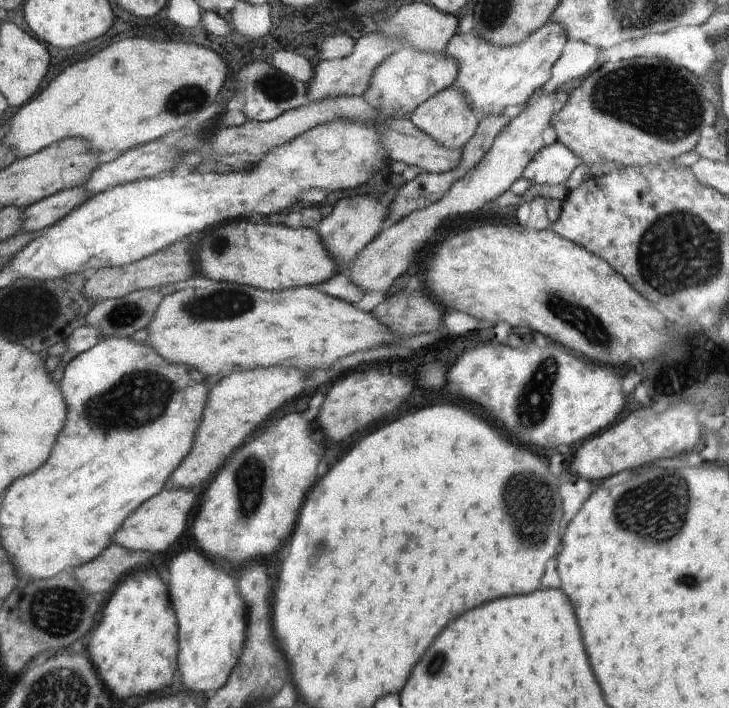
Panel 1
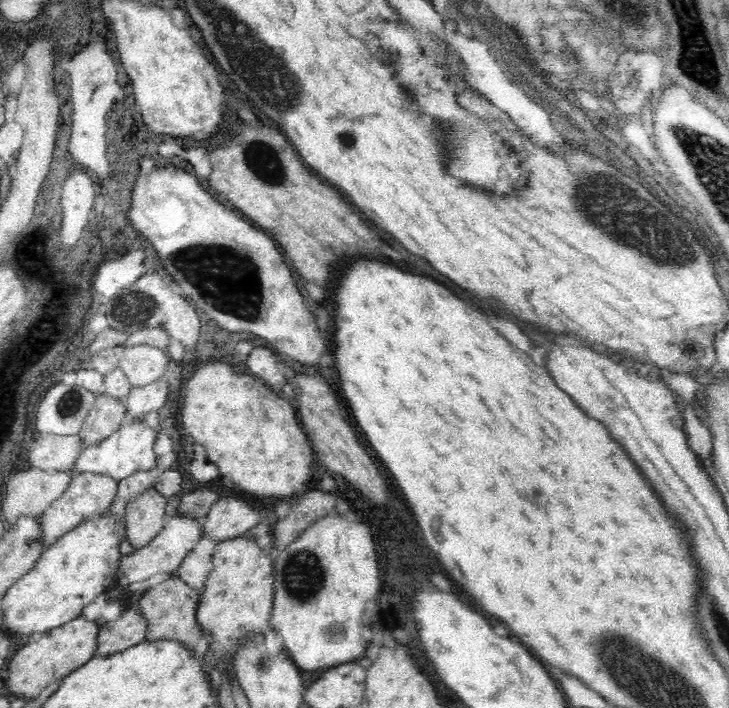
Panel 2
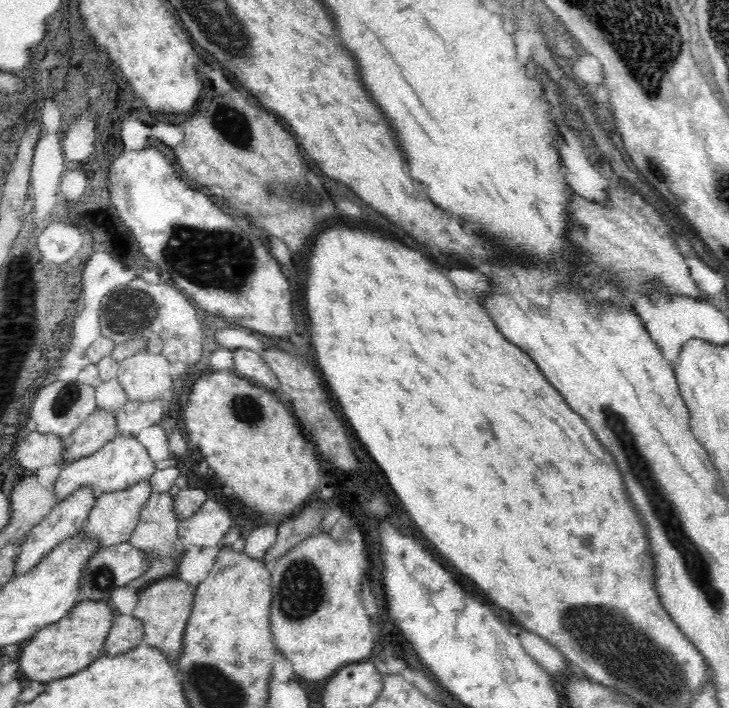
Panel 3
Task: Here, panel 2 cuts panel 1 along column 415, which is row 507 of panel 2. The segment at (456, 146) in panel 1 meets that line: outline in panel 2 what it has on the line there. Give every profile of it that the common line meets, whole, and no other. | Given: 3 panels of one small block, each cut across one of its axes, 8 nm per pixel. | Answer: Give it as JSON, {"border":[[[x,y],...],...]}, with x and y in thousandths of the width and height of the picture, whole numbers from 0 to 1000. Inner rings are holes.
{"border":[[[211,660],[206,664],[185,667],[169,675],[163,679],[156,709],[145,718],[144,723],[156,725],[156,727],[162,727],[162,730],[170,736],[173,710],[209,688],[219,668],[221,667]]]}

